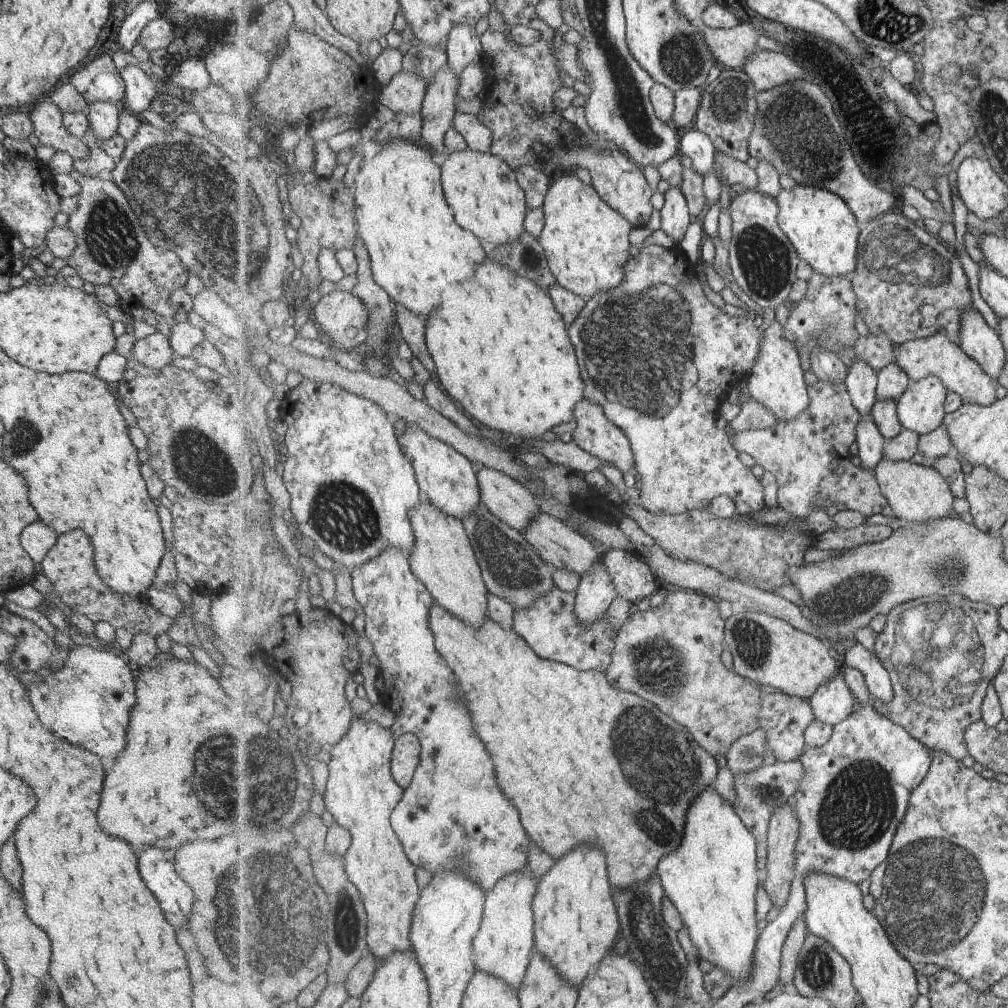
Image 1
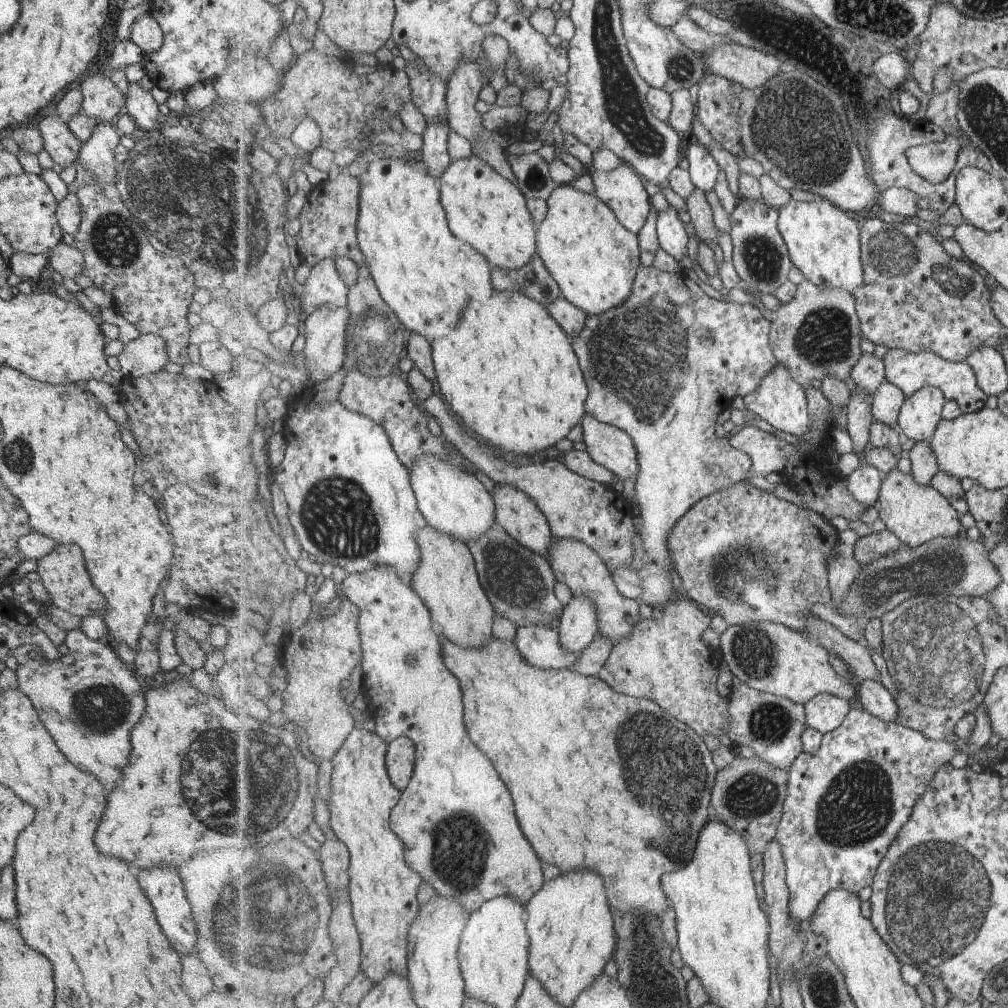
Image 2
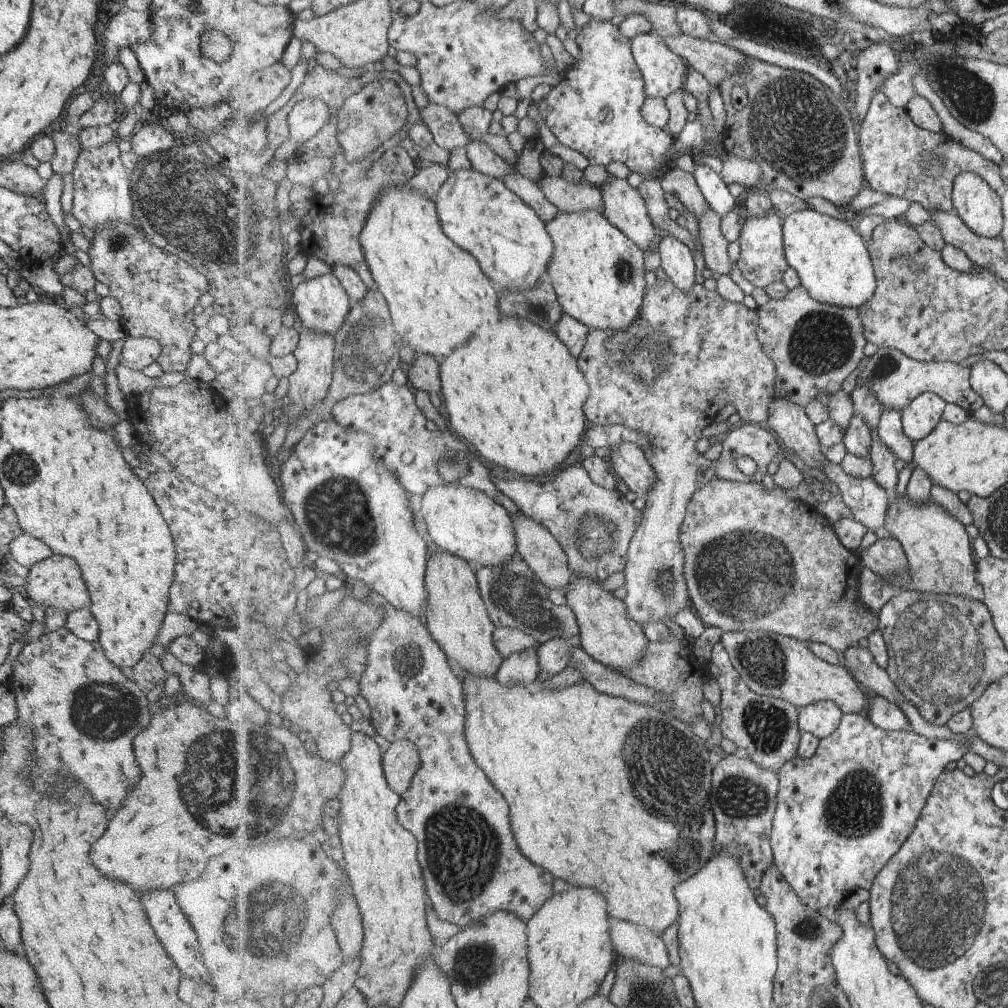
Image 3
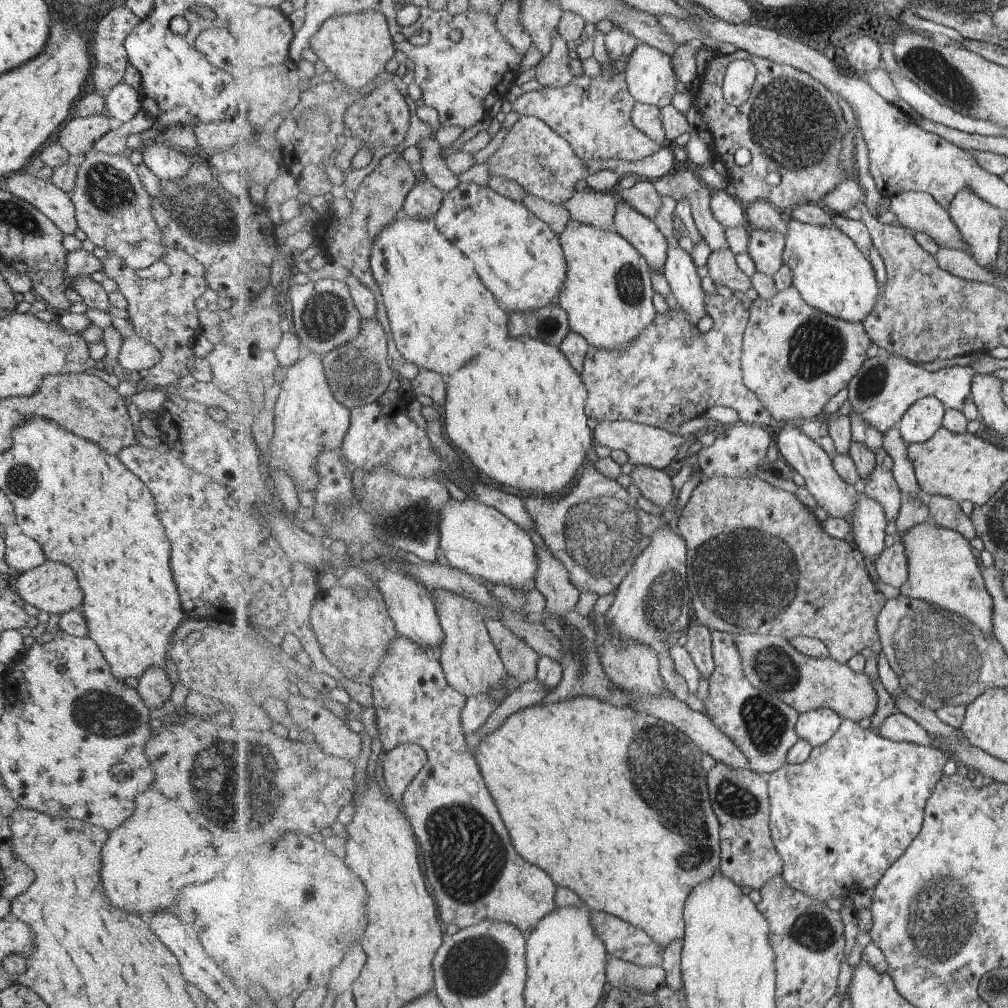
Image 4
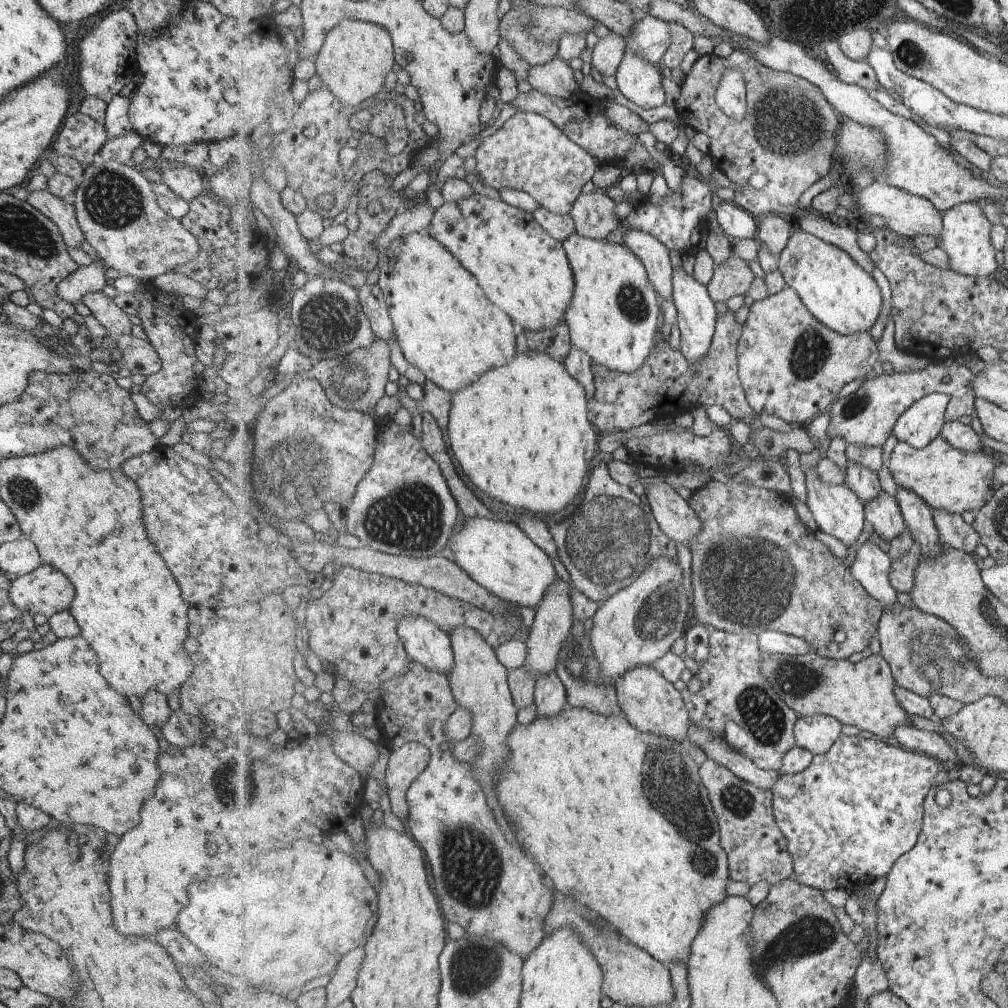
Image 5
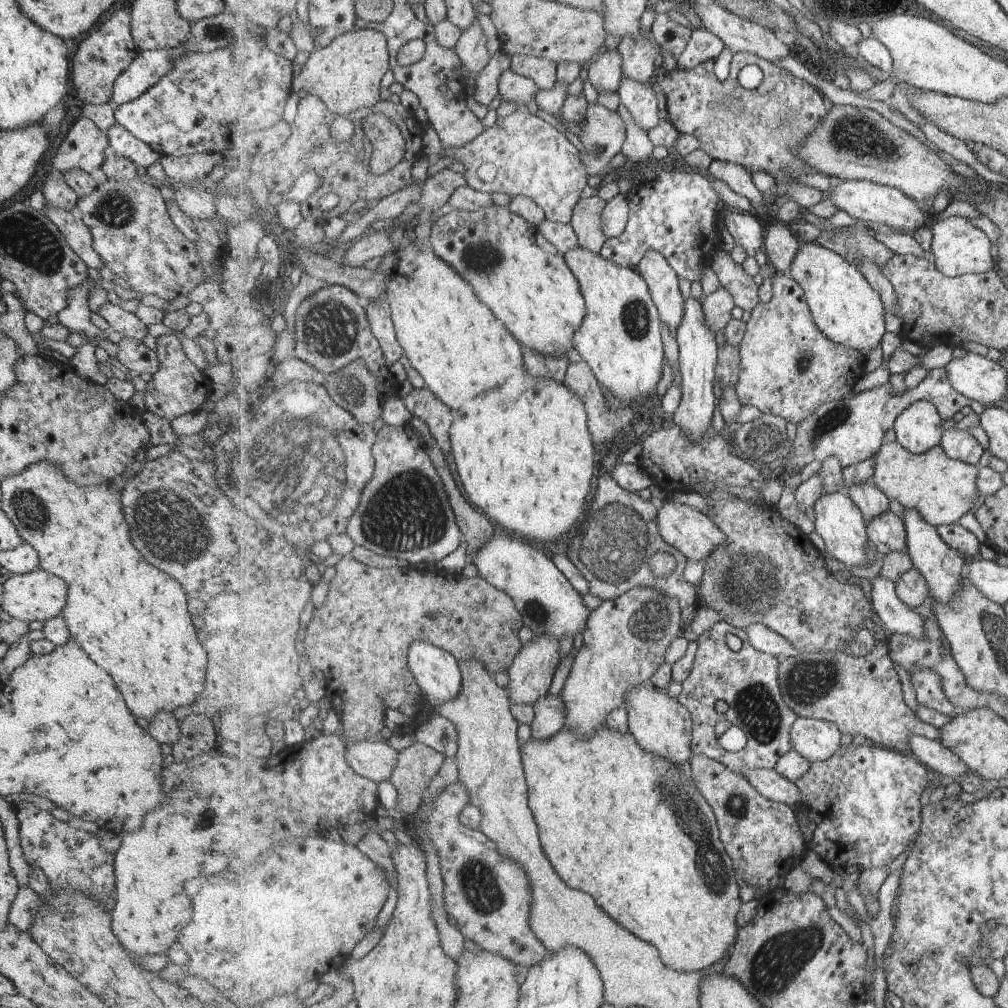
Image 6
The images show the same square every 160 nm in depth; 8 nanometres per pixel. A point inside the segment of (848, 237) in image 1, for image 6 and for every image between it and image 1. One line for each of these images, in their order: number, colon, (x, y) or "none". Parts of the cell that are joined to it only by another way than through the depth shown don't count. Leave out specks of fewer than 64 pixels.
2: (823, 240)
3: (832, 260)
4: (833, 274)
5: (844, 296)
6: (847, 308)

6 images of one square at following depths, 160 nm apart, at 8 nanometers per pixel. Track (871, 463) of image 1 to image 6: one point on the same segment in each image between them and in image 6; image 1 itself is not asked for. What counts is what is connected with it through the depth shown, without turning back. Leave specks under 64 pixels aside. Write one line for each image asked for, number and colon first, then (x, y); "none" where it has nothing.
2: (865, 482)
3: (869, 502)
4: (870, 521)
5: (872, 565)
6: (896, 616)

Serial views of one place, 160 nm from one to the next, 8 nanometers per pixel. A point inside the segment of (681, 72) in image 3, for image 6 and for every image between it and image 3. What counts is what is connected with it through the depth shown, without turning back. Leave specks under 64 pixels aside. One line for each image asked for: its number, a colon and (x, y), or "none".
4: (651, 77)
5: (639, 80)
6: (640, 99)

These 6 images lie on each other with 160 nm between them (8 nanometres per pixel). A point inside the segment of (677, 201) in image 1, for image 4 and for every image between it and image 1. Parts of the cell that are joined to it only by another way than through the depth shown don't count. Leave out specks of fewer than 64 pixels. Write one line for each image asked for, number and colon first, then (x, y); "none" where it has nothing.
2: (672, 234)
3: (677, 262)
4: (681, 273)

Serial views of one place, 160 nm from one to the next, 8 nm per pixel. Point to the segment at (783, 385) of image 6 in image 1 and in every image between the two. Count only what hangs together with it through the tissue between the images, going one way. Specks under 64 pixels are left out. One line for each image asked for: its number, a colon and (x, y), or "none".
1: (826, 317)
2: (818, 333)
3: (815, 346)
4: (797, 358)
5: (793, 367)

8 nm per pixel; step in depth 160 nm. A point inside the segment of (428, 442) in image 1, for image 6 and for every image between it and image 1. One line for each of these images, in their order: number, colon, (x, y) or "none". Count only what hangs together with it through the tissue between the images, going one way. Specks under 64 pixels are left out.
2: (453, 501)
3: (464, 521)
4: (478, 539)
5: (499, 555)
6: (550, 604)

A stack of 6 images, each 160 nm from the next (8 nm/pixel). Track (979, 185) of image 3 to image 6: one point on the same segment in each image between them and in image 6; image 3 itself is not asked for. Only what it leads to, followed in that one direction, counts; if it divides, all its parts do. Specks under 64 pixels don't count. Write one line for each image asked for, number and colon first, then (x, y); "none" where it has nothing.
4: (979, 222)
5: (967, 234)
6: (960, 248)

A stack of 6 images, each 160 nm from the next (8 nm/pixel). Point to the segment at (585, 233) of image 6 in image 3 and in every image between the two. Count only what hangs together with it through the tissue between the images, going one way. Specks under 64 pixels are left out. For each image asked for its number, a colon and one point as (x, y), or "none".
3: (567, 197)
4: (598, 209)
5: (594, 213)

